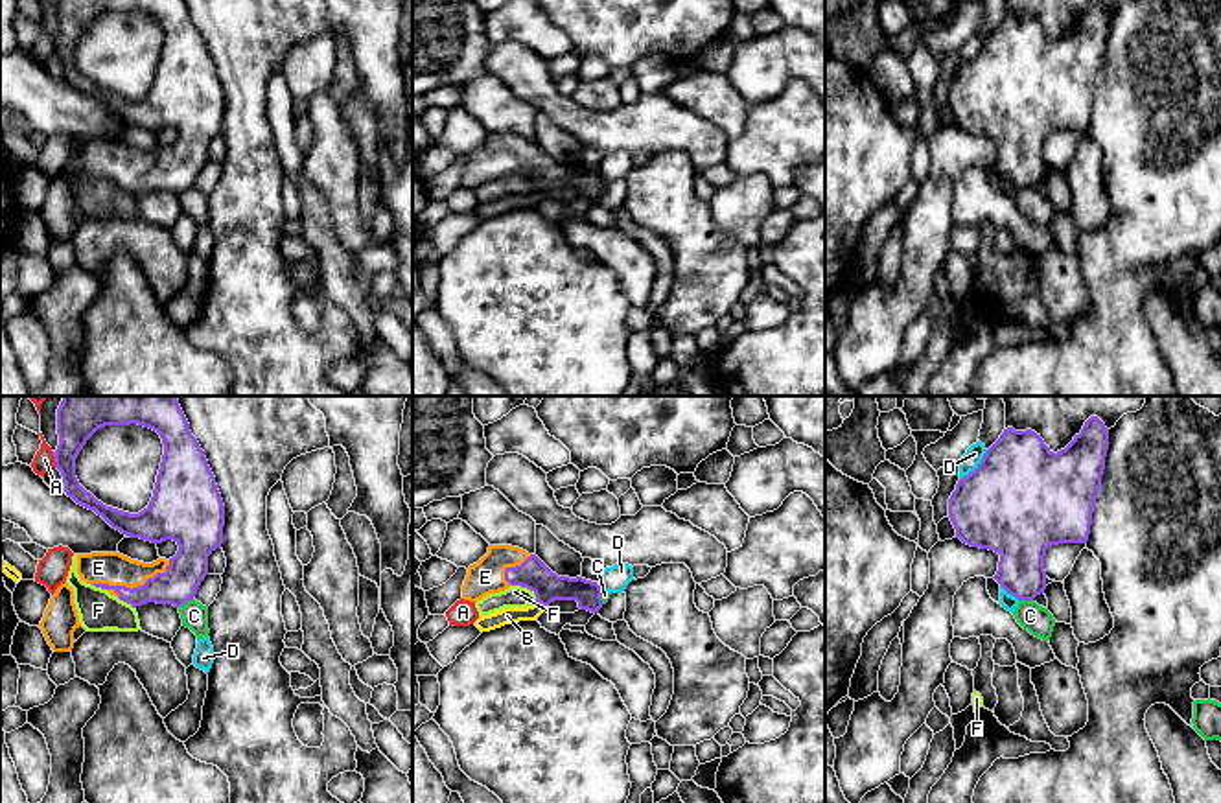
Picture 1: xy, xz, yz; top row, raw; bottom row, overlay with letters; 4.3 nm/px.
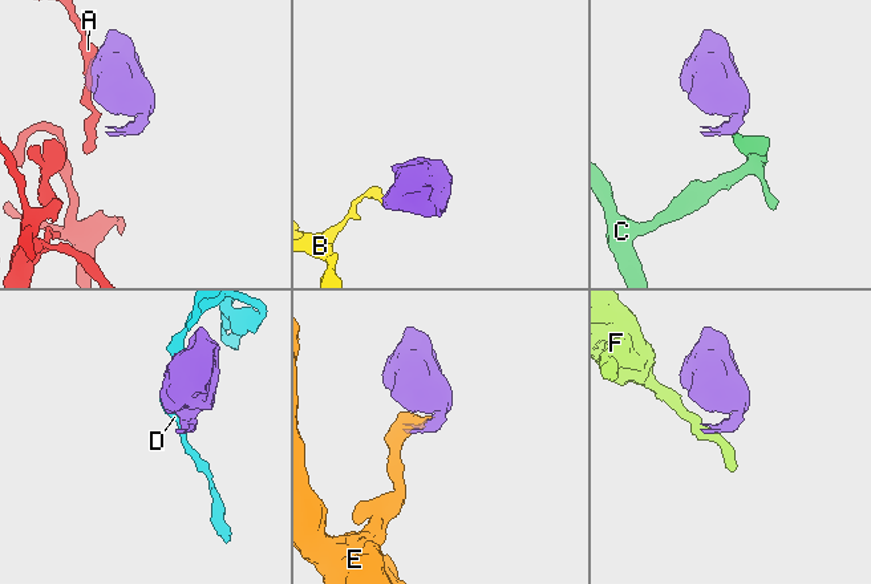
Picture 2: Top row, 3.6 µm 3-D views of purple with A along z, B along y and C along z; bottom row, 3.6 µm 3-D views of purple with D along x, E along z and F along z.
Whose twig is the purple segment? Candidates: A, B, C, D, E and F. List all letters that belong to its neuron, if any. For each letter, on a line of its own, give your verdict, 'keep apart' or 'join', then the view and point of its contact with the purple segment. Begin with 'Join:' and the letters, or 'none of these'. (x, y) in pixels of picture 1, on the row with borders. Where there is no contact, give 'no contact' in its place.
Join: E
A: keep apart | xy (56, 461)
B: keep apart | xz (542, 605)
C: keep apart | xy (186, 601)
D: keep apart | yz (978, 466)
E: join | xy (133, 588)
F: keep apart | xz (525, 586)

